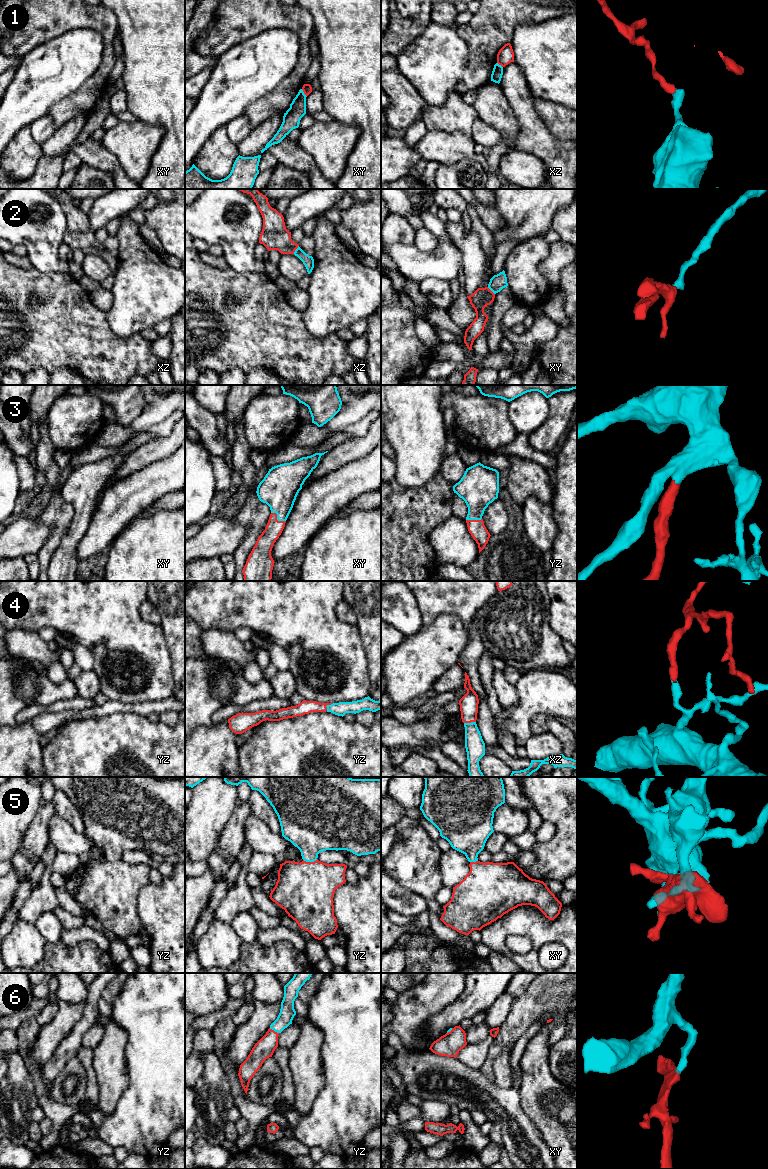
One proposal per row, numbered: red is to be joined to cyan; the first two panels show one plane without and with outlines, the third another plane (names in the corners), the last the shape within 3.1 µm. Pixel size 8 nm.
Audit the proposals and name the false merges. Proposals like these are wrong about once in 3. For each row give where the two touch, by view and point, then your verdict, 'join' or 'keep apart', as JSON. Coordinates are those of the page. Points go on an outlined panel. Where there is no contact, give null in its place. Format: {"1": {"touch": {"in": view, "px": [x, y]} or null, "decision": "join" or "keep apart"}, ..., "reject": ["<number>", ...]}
{"1": {"touch": {"in": "xy", "px": [303, 93]}, "decision": "keep apart"}, "2": {"touch": {"in": "xz", "px": [296, 249]}, "decision": "join"}, "3": {"touch": {"in": "xy", "px": [277, 518]}, "decision": "join"}, "4": {"touch": {"in": "xz", "px": [469, 723]}, "decision": "join"}, "5": {"touch": {"in": "yz", "px": [310, 861]}, "decision": "join"}, "6": {"touch": {"in": "yz", "px": [274, 1030]}, "decision": "join"}, "reject": ["1"]}

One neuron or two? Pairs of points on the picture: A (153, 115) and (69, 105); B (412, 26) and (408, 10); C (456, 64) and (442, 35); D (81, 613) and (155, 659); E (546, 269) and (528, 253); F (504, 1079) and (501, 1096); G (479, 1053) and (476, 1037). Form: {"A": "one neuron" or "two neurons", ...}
{"A": "two neurons", "B": "two neurons", "C": "one neuron", "D": "one neuron", "E": "two neurons", "F": "two neurons", "G": "two neurons"}

